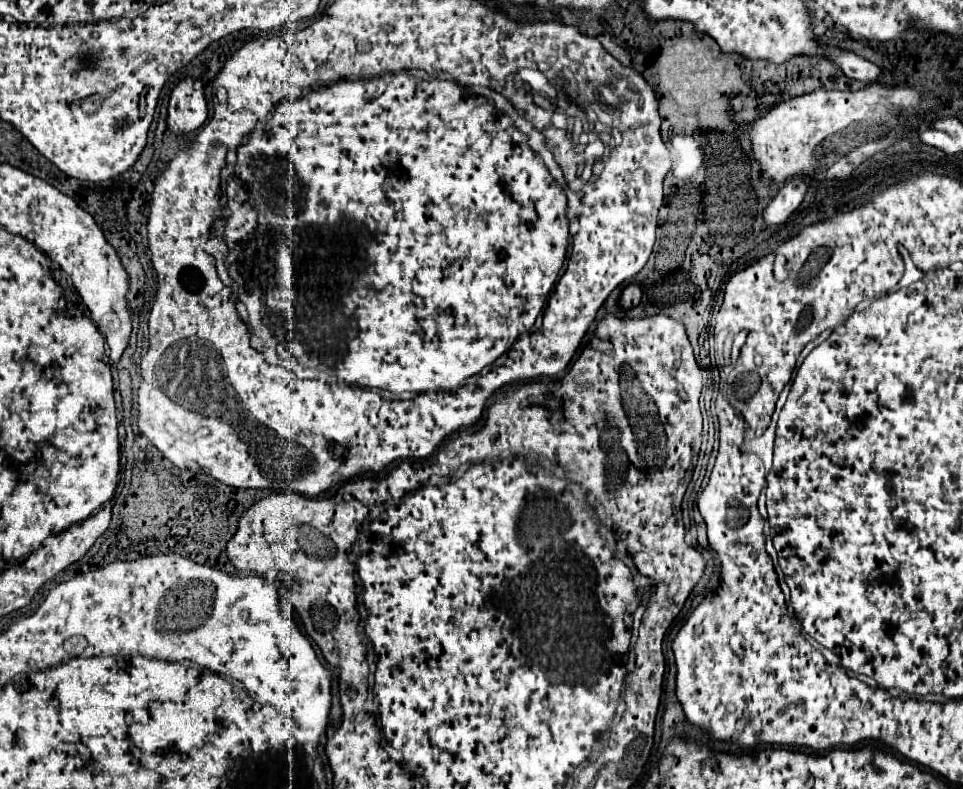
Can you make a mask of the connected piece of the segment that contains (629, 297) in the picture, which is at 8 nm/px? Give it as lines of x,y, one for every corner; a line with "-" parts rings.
632,282
624,288
622,296
620,296
620,306
622,308
632,308
632,306
638,306
640,304
640,298
642,298
642,284
640,282

